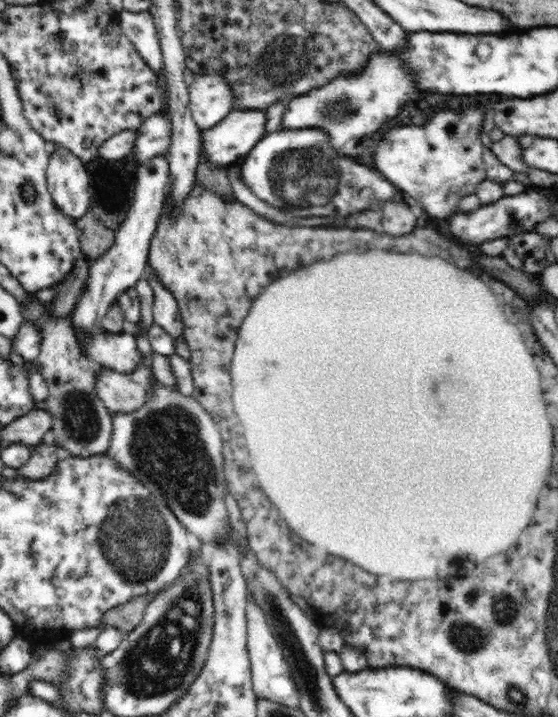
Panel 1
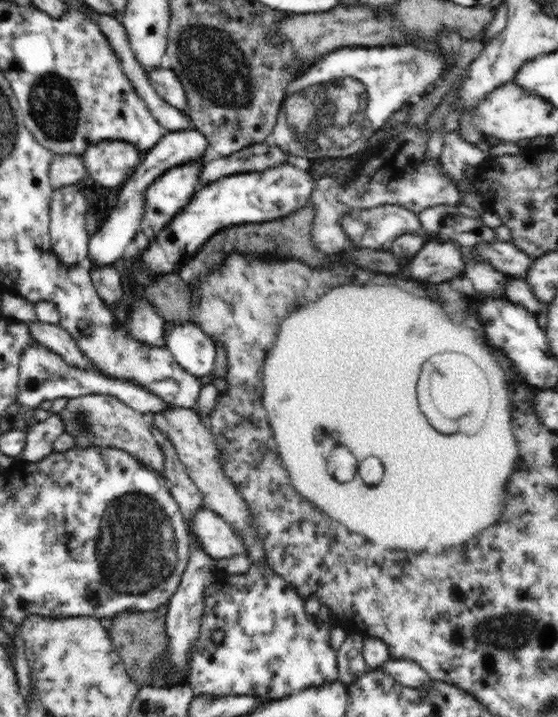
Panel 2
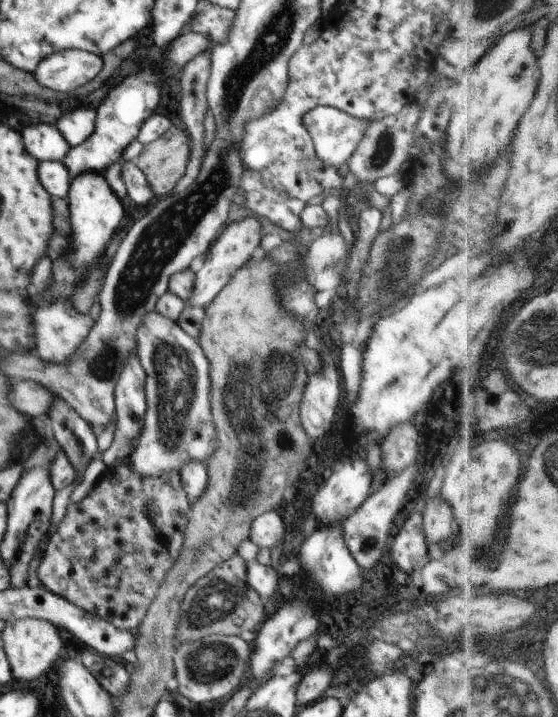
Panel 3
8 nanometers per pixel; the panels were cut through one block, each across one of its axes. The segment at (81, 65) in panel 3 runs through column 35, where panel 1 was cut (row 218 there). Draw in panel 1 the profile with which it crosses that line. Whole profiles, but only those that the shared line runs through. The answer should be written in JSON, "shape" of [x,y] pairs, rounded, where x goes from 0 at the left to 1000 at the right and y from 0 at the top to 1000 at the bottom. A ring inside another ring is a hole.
{"shape":[[[97,204],[84,232],[84,261],[104,291],[134,310],[159,294],[152,226],[118,205]]]}

